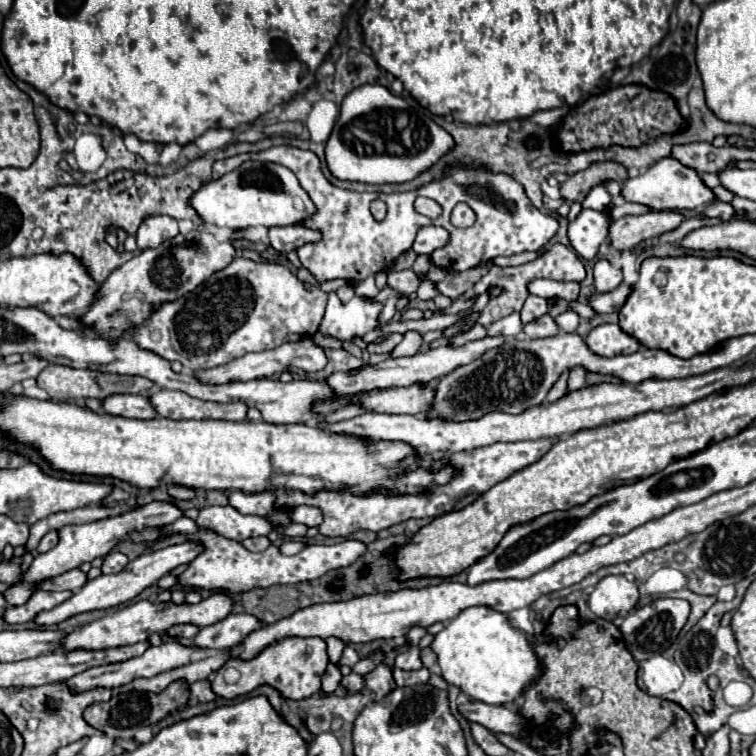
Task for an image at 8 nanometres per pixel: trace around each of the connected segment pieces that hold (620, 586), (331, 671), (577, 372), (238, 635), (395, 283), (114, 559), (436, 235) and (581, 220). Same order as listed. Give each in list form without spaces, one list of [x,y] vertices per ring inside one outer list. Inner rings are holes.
[[[607,575],[589,593],[589,609],[601,619],[625,617],[639,601],[637,583],[625,575]]]
[[[329,663],[329,665],[327,665],[327,671],[325,671],[325,675],[323,675],[323,691],[325,691],[325,693],[333,693],[333,691],[337,689],[339,681],[341,681],[339,665]]]
[[[573,367],[571,375],[569,375],[569,391],[581,389],[585,385],[585,375],[587,375],[587,371],[583,367]]]
[[[233,613],[215,625],[203,627],[197,633],[193,643],[203,649],[229,649],[229,647],[241,643],[249,633],[261,629],[263,625],[265,623],[261,619],[257,619],[255,615]]]
[[[405,269],[405,271],[389,271],[389,287],[393,287],[395,291],[399,291],[401,295],[411,295],[419,289],[421,281],[419,275],[413,269]]]
[[[109,553],[109,555],[103,557],[101,571],[103,573],[115,573],[115,571],[121,571],[127,563],[129,563],[127,555],[123,555],[123,553]]]
[[[421,227],[417,237],[415,237],[415,243],[413,243],[413,249],[419,253],[419,255],[431,255],[435,249],[439,247],[445,247],[449,241],[449,233],[443,229],[443,227]]]
[[[581,209],[577,219],[569,223],[569,243],[581,259],[591,261],[599,253],[599,247],[609,235],[611,223],[613,219],[609,211],[593,209]]]

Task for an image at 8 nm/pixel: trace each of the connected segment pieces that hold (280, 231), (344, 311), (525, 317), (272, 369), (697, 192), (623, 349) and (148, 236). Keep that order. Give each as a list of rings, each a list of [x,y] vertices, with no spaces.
[[[271,227],[269,229],[269,245],[277,249],[279,253],[289,253],[301,247],[303,243],[313,243],[319,241],[321,235],[311,229],[303,227]]]
[[[329,293],[325,317],[319,325],[319,333],[349,341],[355,335],[365,335],[379,327],[379,315],[383,303],[369,299],[351,299],[349,303],[335,303],[335,293]]]
[[[529,295],[523,309],[521,309],[521,321],[523,323],[529,323],[529,321],[535,321],[537,317],[545,315],[547,313],[547,299],[543,297],[537,297],[537,295]]]
[[[311,337],[307,339],[299,339],[295,343],[283,343],[271,351],[261,351],[261,353],[247,353],[245,357],[239,357],[227,365],[215,367],[215,369],[207,369],[207,371],[199,371],[197,377],[205,383],[227,383],[227,381],[251,381],[251,379],[261,379],[261,377],[271,377],[275,373],[285,371],[287,367],[297,367],[303,369],[307,373],[311,371],[319,371],[325,367],[325,351],[323,347],[319,347]]]
[[[665,157],[665,159],[657,161],[657,163],[653,163],[643,175],[639,175],[635,179],[627,179],[621,185],[621,197],[625,201],[649,205],[649,207],[653,207],[657,211],[661,211],[661,209],[679,209],[679,211],[685,211],[685,209],[695,209],[695,207],[699,207],[703,203],[713,201],[713,193],[699,179],[699,173],[689,169],[689,167],[683,167],[673,157]]]
[[[597,325],[589,335],[587,335],[587,345],[591,351],[603,357],[615,357],[615,355],[629,355],[635,353],[641,343],[627,335],[625,331],[607,331],[607,325]]]
[[[155,215],[147,217],[141,227],[137,229],[137,245],[139,249],[149,249],[149,247],[159,247],[167,239],[173,239],[179,233],[177,221],[167,215]]]

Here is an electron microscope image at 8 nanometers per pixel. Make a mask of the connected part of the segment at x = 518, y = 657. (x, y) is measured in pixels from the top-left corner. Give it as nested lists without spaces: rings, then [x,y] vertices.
[[[469,607],[461,611],[455,619],[445,623],[443,631],[435,635],[431,649],[437,653],[437,663],[441,667],[441,675],[447,683],[459,687],[463,693],[471,695],[475,701],[483,701],[489,705],[505,705],[515,701],[525,687],[533,685],[541,677],[541,661],[535,655],[533,643],[529,635],[521,629],[515,629],[505,613],[499,613],[491,607]]]

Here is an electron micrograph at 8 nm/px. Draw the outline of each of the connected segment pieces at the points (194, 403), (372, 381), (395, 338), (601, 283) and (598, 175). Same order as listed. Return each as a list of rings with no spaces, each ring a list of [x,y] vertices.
[[[159,389],[149,397],[155,413],[165,419],[225,419],[225,421],[245,421],[245,403],[211,403],[193,399],[183,391]]]
[[[483,337],[479,341],[471,341],[471,343],[465,343],[461,347],[455,347],[455,345],[443,345],[439,349],[431,349],[431,351],[419,351],[411,357],[395,357],[395,359],[387,359],[387,361],[381,361],[377,365],[367,365],[365,369],[357,371],[357,373],[333,373],[327,377],[327,383],[339,393],[339,399],[337,401],[325,401],[325,403],[317,403],[315,409],[327,417],[329,413],[337,411],[339,407],[347,407],[347,395],[353,395],[355,391],[371,391],[371,389],[385,389],[385,387],[407,387],[411,383],[419,383],[419,381],[425,381],[425,383],[435,383],[439,377],[451,373],[455,367],[461,367],[461,365],[467,365],[475,359],[479,359],[479,355],[487,353],[489,349],[495,349],[495,347],[501,347],[505,343],[503,337]]]
[[[392,333],[386,340],[375,344],[371,342],[368,344],[369,353],[387,353],[392,351],[402,340],[399,340],[399,333]]]
[[[599,259],[593,267],[593,277],[595,277],[595,289],[599,293],[607,293],[613,291],[621,281],[623,281],[623,273],[621,269],[617,269],[615,265],[611,265],[607,259]]]
[[[591,163],[591,167],[569,175],[567,181],[563,181],[559,185],[561,197],[567,201],[583,201],[583,197],[589,193],[591,187],[599,185],[601,181],[607,179],[615,179],[615,181],[625,181],[627,179],[627,171],[623,165],[619,163]]]

